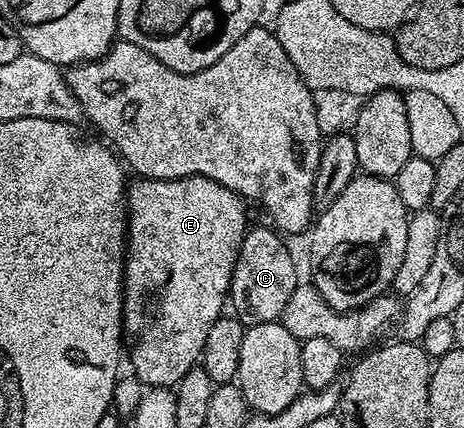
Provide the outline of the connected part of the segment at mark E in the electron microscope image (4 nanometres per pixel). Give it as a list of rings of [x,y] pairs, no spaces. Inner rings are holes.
[[[140,178],[136,183],[129,185],[126,190],[128,204],[128,236],[124,252],[124,338],[126,350],[132,353],[132,370],[145,383],[145,387],[163,386],[175,387],[176,383],[190,372],[192,366],[201,361],[206,336],[210,336],[210,328],[214,328],[214,320],[218,320],[226,310],[229,301],[228,289],[234,272],[234,264],[238,260],[238,252],[242,248],[245,230],[249,229],[250,221],[244,215],[245,199],[230,188],[218,184],[209,178]]]

